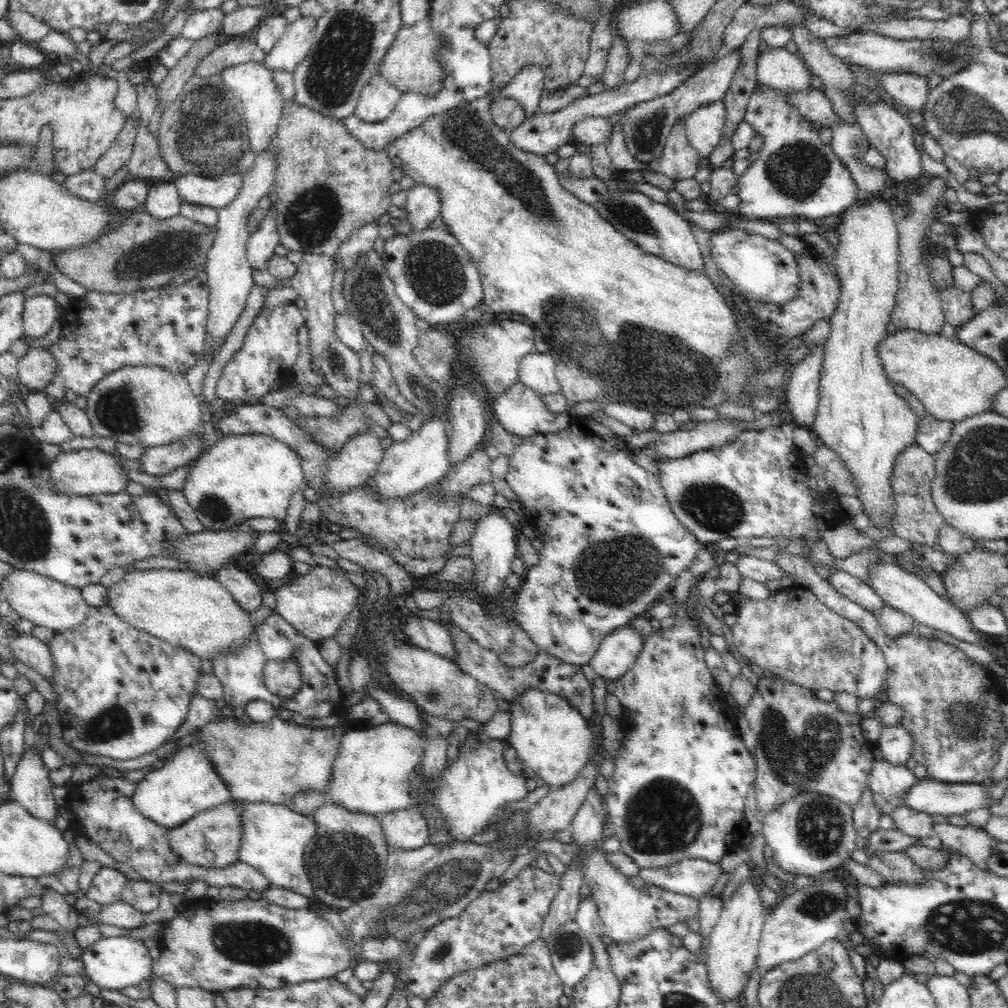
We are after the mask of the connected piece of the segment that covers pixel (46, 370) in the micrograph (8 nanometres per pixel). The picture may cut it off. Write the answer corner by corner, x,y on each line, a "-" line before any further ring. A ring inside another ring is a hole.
31,347
18,361
18,382
27,386
31,392
44,392
52,380
57,366
49,349

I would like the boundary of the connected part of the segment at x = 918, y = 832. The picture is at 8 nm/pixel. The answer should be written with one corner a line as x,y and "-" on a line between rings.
897,806
896,809
889,812
894,821
895,828
907,834
908,836
924,838
934,836
931,814
920,812
907,806

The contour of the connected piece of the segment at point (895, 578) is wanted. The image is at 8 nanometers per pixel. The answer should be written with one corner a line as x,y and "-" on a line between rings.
882,561
874,563
869,570
867,583
882,598
884,604
906,612
906,614
914,617
918,624
929,626
934,630
942,630
957,639
972,644
981,644
989,650
988,643
980,637
980,633
972,628
966,614
955,608
945,598
940,598
924,580
908,571
904,571
900,565

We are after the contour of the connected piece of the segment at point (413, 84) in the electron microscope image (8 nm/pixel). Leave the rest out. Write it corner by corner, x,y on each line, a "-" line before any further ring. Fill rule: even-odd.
426,20
416,22
413,26
402,26
394,43
390,46
384,59
379,64
380,75
400,90
416,91
422,95
436,94
442,86
442,63
438,63
436,54
440,52
440,41
434,31
430,31
430,23

